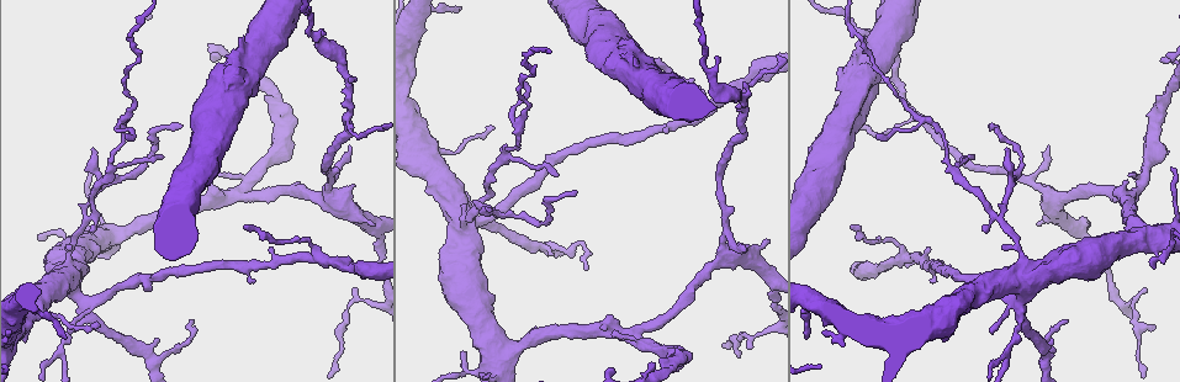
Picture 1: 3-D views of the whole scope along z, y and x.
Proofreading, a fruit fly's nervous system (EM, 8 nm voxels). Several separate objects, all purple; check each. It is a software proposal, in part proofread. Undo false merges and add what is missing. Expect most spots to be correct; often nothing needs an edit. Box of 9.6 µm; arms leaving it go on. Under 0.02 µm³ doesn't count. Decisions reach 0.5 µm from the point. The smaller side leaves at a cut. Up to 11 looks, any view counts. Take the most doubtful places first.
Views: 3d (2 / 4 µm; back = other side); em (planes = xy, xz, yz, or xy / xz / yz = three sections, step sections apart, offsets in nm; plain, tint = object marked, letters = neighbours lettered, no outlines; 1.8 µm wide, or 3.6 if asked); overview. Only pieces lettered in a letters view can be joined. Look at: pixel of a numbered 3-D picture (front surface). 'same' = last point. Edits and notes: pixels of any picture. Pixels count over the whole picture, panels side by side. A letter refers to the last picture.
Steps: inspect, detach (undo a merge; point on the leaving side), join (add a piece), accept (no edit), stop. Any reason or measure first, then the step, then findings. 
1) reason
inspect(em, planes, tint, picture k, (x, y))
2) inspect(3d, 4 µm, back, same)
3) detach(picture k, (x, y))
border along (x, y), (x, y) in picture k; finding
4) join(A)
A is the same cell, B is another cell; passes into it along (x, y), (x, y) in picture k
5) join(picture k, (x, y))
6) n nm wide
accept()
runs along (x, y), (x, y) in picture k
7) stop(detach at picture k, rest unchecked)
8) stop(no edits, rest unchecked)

an open end
inspect(em, planes, letters, picture 1, (912, 264))

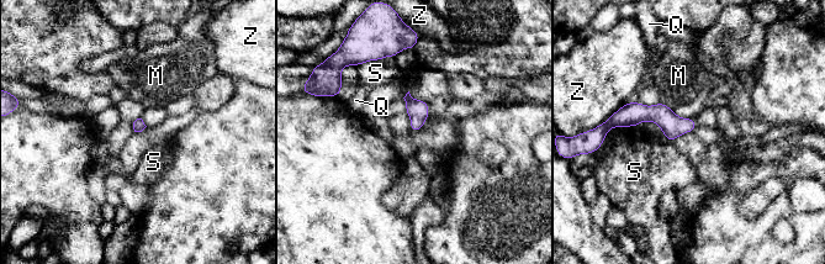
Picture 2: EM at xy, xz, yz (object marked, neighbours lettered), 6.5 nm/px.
accept()
M, Q, S and Z are other cells; runs along (617, 122), (660, 114), (693, 125) in picture 2; none of them fits

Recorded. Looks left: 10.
sudden change in width
inspect(3d, 4 µm, picture 1, (329, 200))

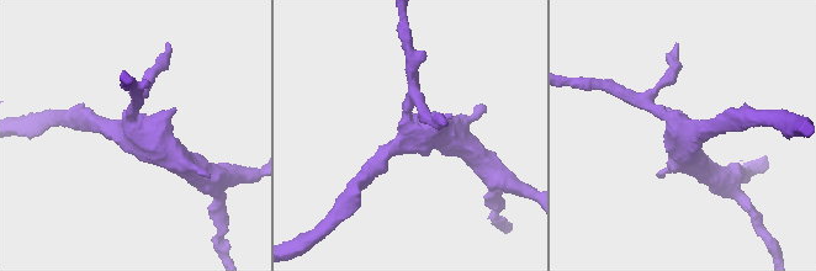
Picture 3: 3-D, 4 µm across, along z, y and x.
3 arms; arms of 170, 240, 420 nm
inspect(em, xy, step 8, tint, picture 3, (686, 134))

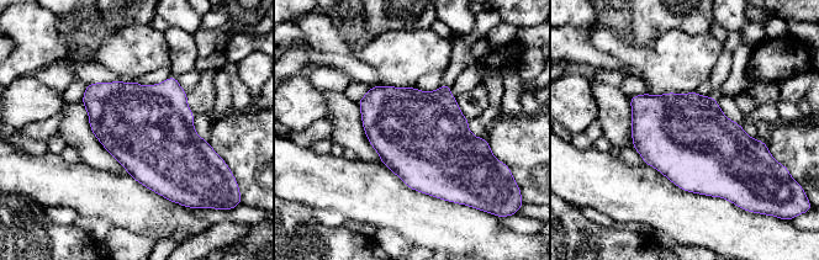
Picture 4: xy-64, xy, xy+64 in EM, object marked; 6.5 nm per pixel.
another direction
inspect(em, planes, letters, same)

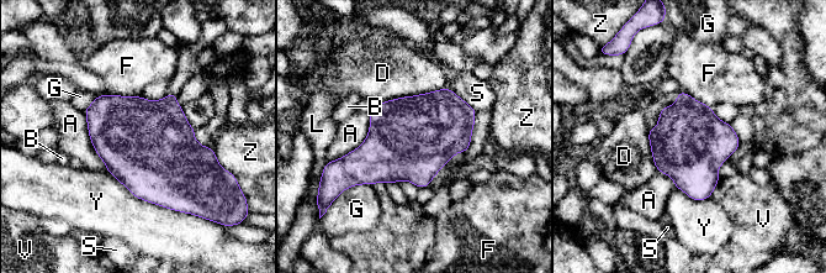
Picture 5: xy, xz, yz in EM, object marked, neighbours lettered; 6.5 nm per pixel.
accept()
A, B, D, F, G, L, S, V, Y and Z are other cells; border along (100, 94), (141, 96) in picture 5; all the same neuron

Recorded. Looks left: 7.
calibre changes
inspect(em, 3.6 µm, xz, step 8, tint, picture 1, (850, 88))

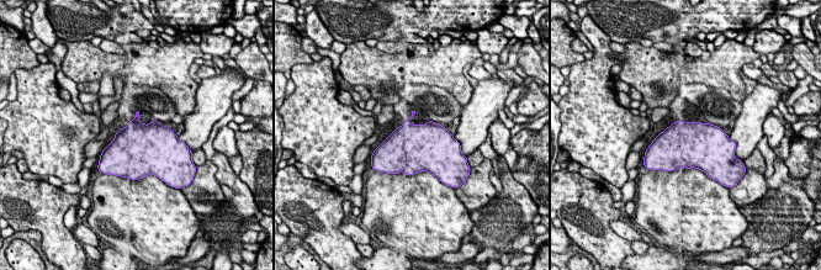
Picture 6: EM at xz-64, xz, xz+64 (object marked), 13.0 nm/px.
inspect(em, 3.6 µm, yz, step 16, tint, same)

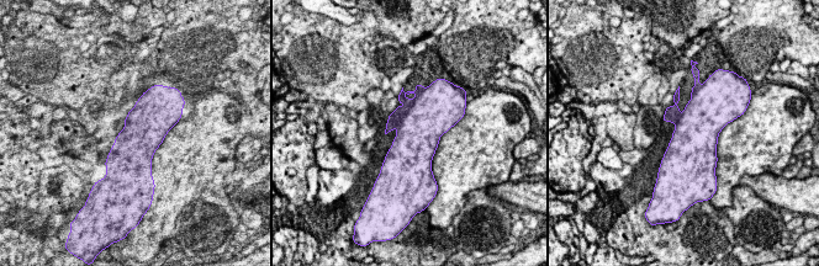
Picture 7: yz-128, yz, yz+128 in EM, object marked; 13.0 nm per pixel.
see the neighbours
inspect(em, 3.6 µm, yz, step 16, letters, same)

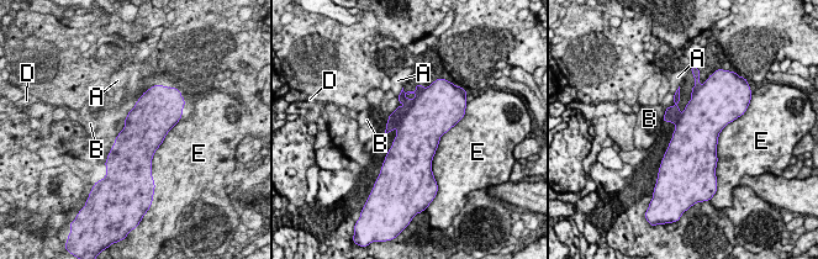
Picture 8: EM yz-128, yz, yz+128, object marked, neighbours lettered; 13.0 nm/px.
accept()
A, B, D and E are other cells; border along (664, 115), (661, 120) in picture 8; all the same neuron

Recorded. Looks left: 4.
thin end
inspect(em, planes, tint, picture 1, (852, 229))

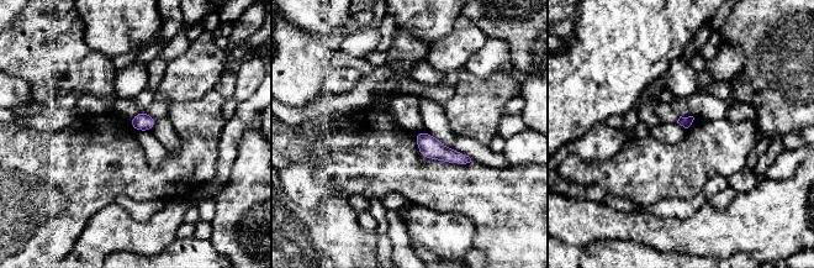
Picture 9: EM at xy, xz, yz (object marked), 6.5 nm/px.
see the neighbours
inspect(em, planes, letters, same)

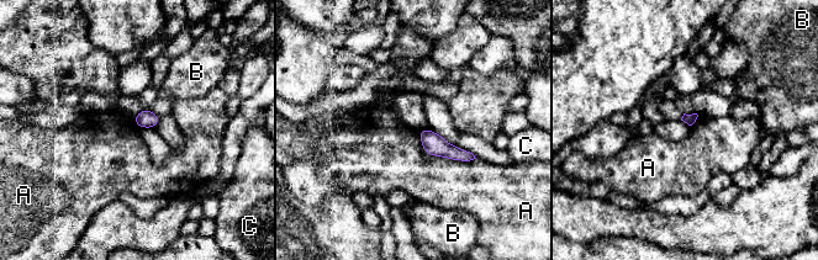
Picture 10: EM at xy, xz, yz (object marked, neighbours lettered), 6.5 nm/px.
accept()
A, B and C are other cells; border along (416, 131), (427, 154), (476, 158) in picture 10; no lettered piece goes on from it

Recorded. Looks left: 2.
stop(no edits, rest unchecked)

